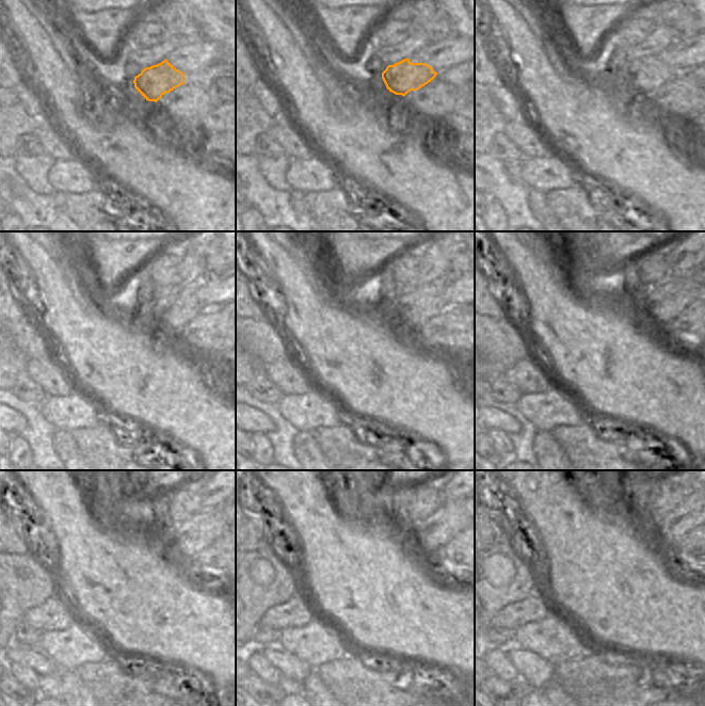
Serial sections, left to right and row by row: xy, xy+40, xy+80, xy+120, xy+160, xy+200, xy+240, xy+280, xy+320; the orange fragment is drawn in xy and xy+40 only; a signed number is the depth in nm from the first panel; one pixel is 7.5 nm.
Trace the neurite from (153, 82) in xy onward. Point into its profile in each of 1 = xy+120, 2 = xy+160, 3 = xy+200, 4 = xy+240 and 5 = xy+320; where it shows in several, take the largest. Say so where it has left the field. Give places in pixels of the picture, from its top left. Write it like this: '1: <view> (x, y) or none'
1: xy+120 (174, 311)
2: xy+160 (416, 307)
3: xy+200 (663, 302)
4: xy+240 (191, 536)
5: xy+320 (691, 513)

